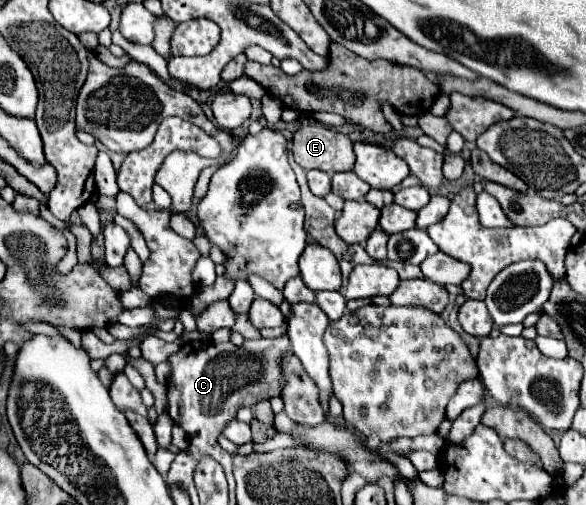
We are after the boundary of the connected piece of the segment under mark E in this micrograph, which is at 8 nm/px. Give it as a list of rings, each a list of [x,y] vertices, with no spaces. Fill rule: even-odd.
[[[323,125],[299,127],[293,135],[295,161],[305,169],[321,169],[329,175],[353,171],[355,153],[347,135]]]

